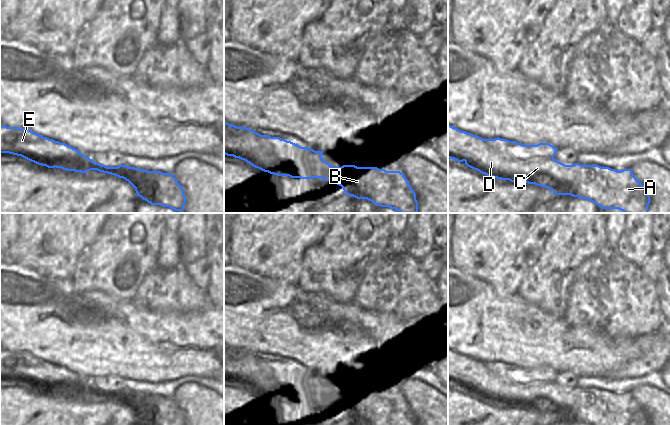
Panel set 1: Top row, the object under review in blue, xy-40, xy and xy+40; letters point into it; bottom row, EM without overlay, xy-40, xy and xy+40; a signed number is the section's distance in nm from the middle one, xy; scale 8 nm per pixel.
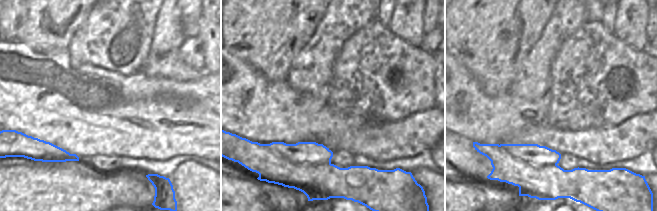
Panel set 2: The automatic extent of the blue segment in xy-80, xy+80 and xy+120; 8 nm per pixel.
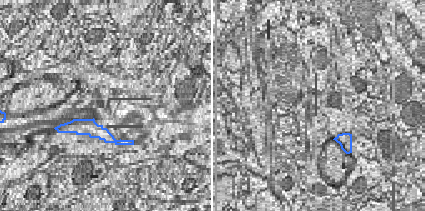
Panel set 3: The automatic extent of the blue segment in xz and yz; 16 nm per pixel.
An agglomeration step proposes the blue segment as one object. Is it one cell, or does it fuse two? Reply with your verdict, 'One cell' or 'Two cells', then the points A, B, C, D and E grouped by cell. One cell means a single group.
Two cells. Groups: A B C D / E.

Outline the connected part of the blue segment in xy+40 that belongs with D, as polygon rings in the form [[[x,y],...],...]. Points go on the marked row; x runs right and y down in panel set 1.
[[[448,125],[448,158],[465,162],[482,174],[511,182],[526,182],[545,187],[554,195],[571,195],[587,199],[601,209],[619,209],[624,213],[648,213],[650,196],[631,169],[617,171],[599,165],[565,165],[555,159],[515,159],[491,147],[486,139]]]

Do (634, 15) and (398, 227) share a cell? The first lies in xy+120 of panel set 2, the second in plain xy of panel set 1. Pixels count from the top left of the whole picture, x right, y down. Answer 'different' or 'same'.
different

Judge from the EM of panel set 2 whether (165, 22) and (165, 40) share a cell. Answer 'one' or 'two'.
one

